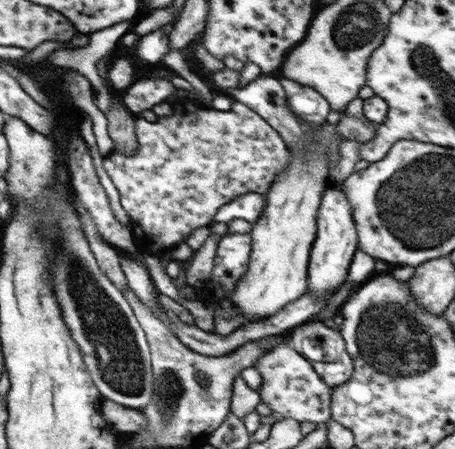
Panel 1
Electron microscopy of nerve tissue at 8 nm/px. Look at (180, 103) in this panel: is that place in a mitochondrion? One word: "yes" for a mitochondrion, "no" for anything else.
no

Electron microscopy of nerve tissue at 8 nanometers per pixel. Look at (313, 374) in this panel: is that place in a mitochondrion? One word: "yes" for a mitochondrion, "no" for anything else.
no

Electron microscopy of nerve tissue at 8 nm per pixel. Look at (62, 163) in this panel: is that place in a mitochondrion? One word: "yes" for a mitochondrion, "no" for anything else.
no

